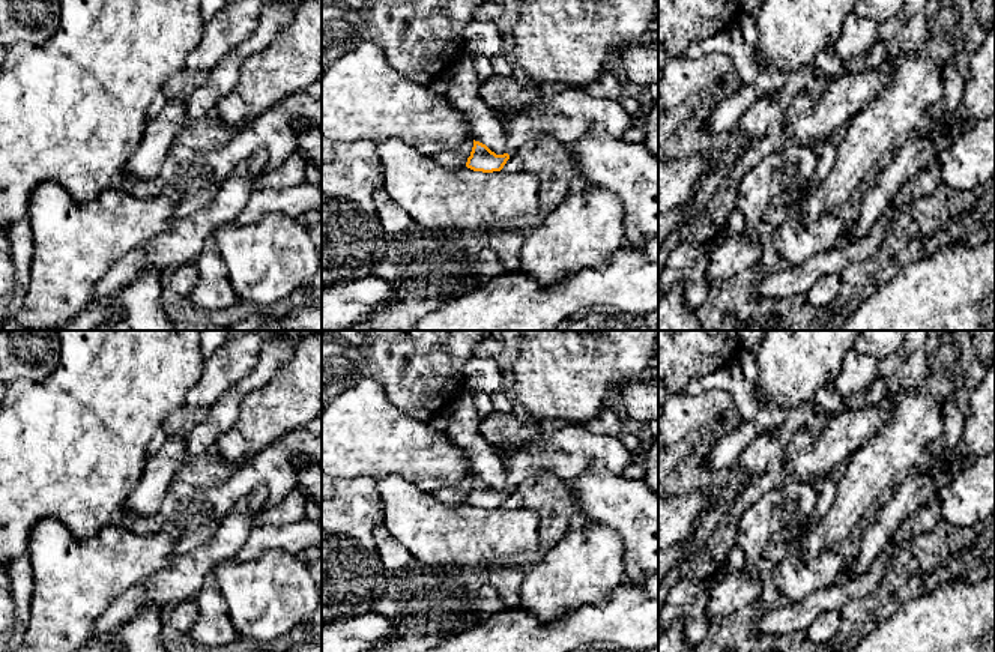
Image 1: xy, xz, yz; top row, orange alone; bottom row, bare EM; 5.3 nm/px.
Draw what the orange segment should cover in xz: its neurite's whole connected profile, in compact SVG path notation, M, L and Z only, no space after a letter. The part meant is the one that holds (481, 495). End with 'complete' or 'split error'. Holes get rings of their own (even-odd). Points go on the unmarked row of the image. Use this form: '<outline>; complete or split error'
M564 425L555 433L544 434L531 433L523 443L499 446L496 451L508 464L507 488L504 491L496 491L485 481L473 476L473 484L466 499L466 503L473 508L501 508L507 497L537 472L550 472L561 479L571 481L585 473L592 463L601 461L612 473L622 473L624 469L633 463L631 451L619 439L598 434L585 425Z; split error

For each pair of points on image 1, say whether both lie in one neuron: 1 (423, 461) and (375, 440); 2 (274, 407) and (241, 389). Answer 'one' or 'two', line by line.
1: one
2: two

